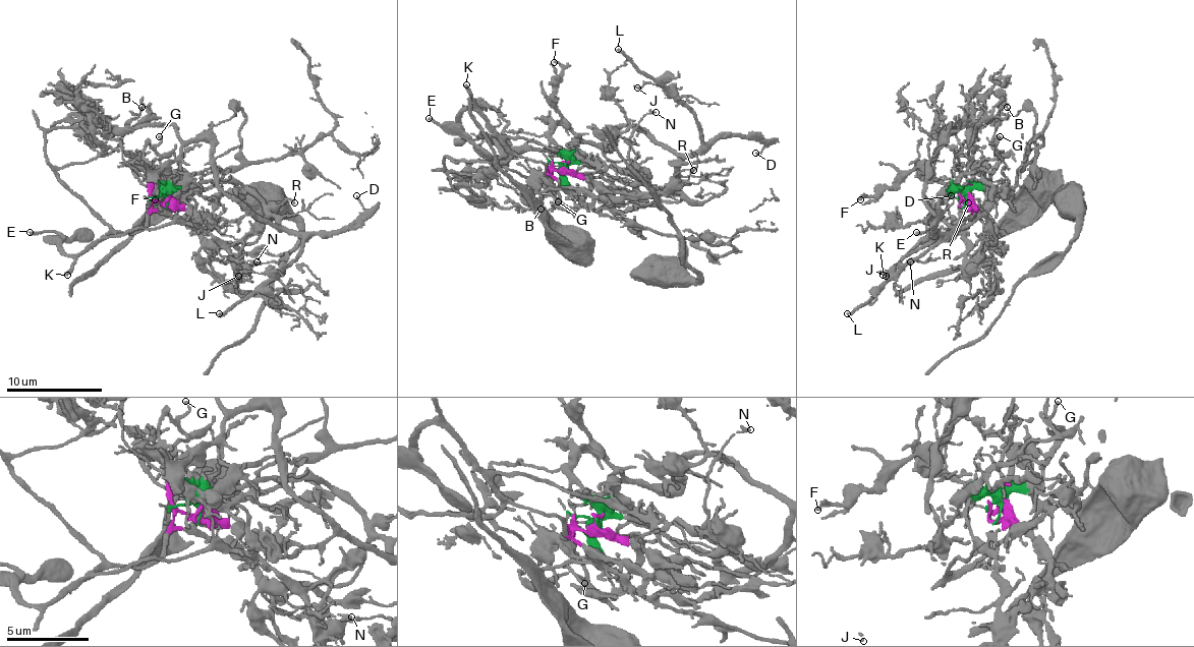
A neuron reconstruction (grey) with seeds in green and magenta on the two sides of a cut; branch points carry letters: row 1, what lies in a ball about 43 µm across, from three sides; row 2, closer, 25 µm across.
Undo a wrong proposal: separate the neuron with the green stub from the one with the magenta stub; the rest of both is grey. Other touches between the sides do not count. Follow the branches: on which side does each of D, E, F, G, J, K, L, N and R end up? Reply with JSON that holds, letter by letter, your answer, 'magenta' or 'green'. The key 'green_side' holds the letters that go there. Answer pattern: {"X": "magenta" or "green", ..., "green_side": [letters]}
{"D": "green", "E": "magenta", "F": "green", "G": "magenta", "J": "green", "K": "magenta", "L": "green", "N": "magenta", "R": "green", "green_side": ["D", "F", "J", "L", "R"]}

